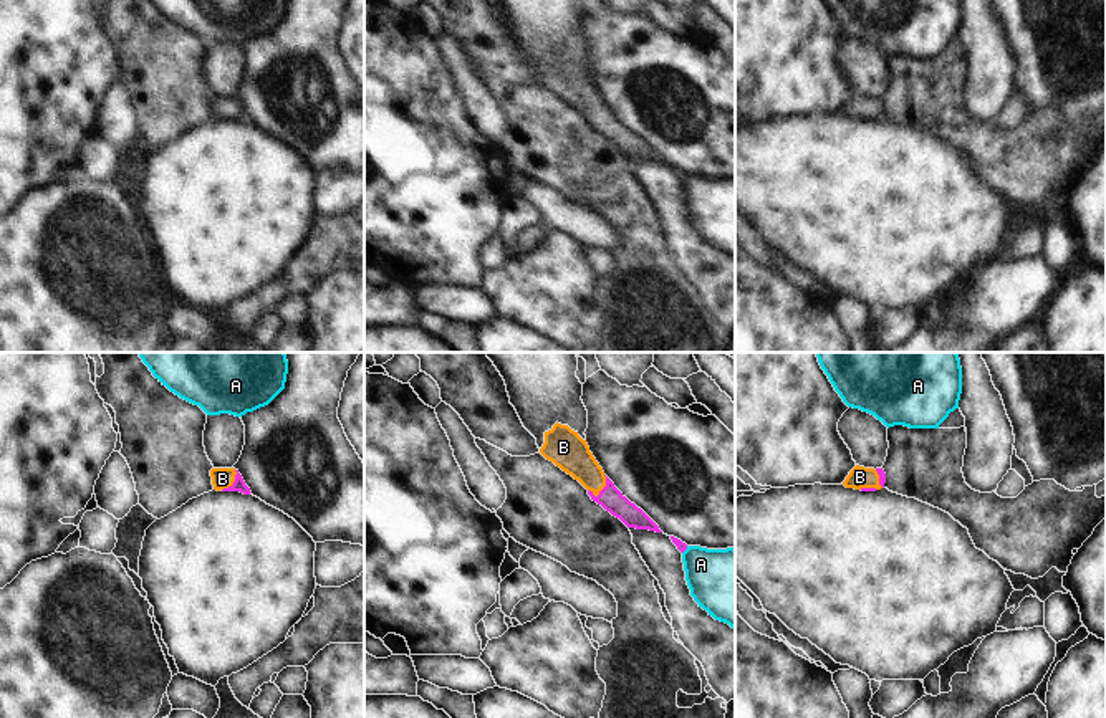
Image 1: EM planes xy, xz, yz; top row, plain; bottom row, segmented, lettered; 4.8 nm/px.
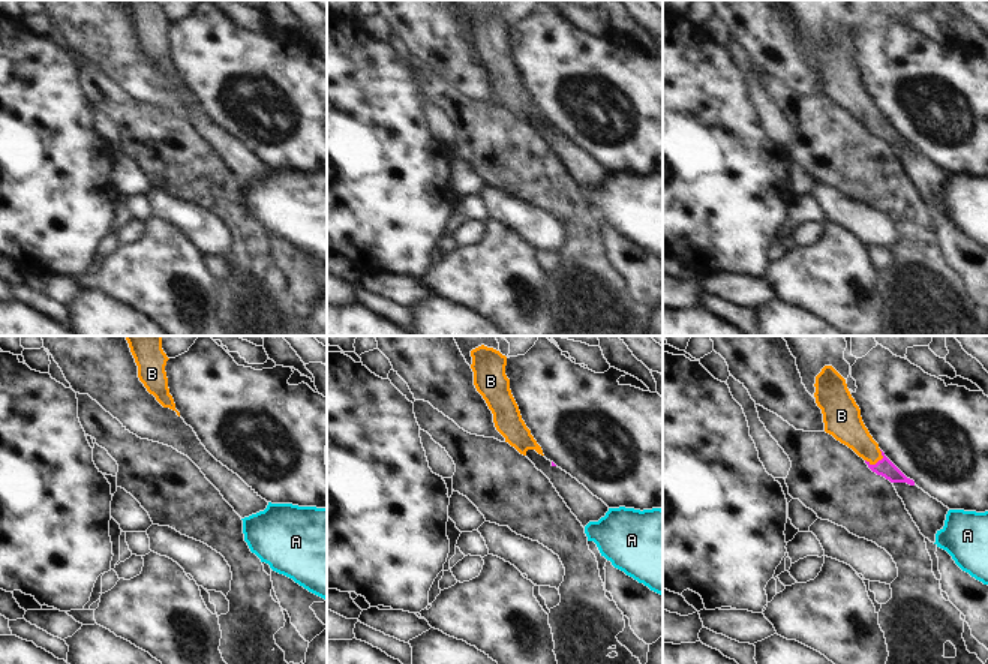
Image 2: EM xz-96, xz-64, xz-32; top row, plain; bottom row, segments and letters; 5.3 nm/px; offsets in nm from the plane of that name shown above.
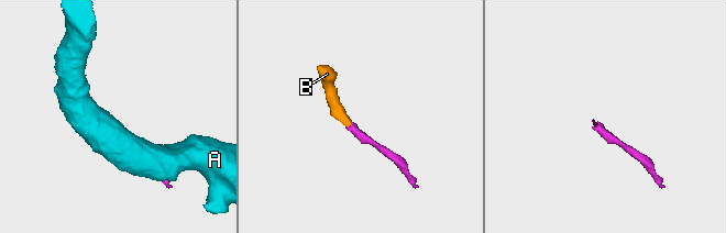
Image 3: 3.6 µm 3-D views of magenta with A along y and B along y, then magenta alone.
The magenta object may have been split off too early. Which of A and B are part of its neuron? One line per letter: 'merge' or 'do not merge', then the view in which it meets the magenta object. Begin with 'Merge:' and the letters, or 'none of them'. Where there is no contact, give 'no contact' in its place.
Merge: B
A: do not merge; contact in xz
B: merge; contact in xz

